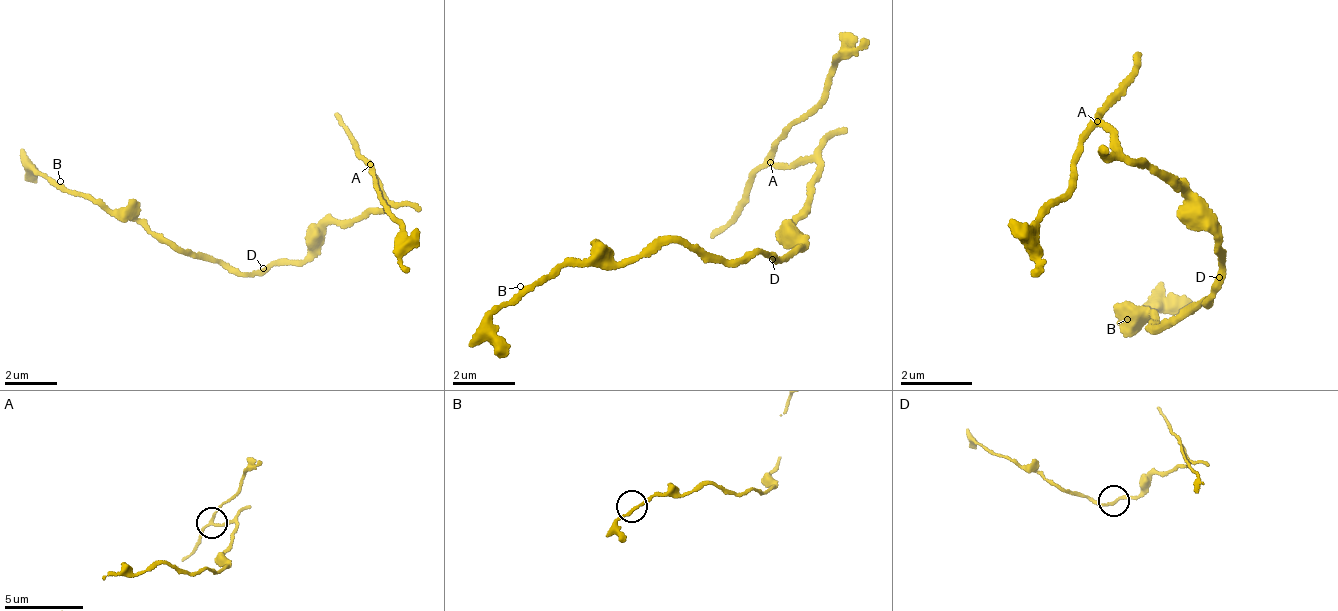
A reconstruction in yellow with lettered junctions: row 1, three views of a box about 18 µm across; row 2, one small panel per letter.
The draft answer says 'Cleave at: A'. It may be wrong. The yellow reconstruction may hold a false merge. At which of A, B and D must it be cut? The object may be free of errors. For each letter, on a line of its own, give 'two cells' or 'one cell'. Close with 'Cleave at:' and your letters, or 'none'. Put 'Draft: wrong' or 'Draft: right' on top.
Draft: right
A: two cells
B: one cell
D: one cell
Cleave at: A

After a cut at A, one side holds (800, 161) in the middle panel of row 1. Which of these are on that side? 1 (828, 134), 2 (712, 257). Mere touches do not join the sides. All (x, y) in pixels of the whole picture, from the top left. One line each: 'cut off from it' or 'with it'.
1: with it
2: with it

